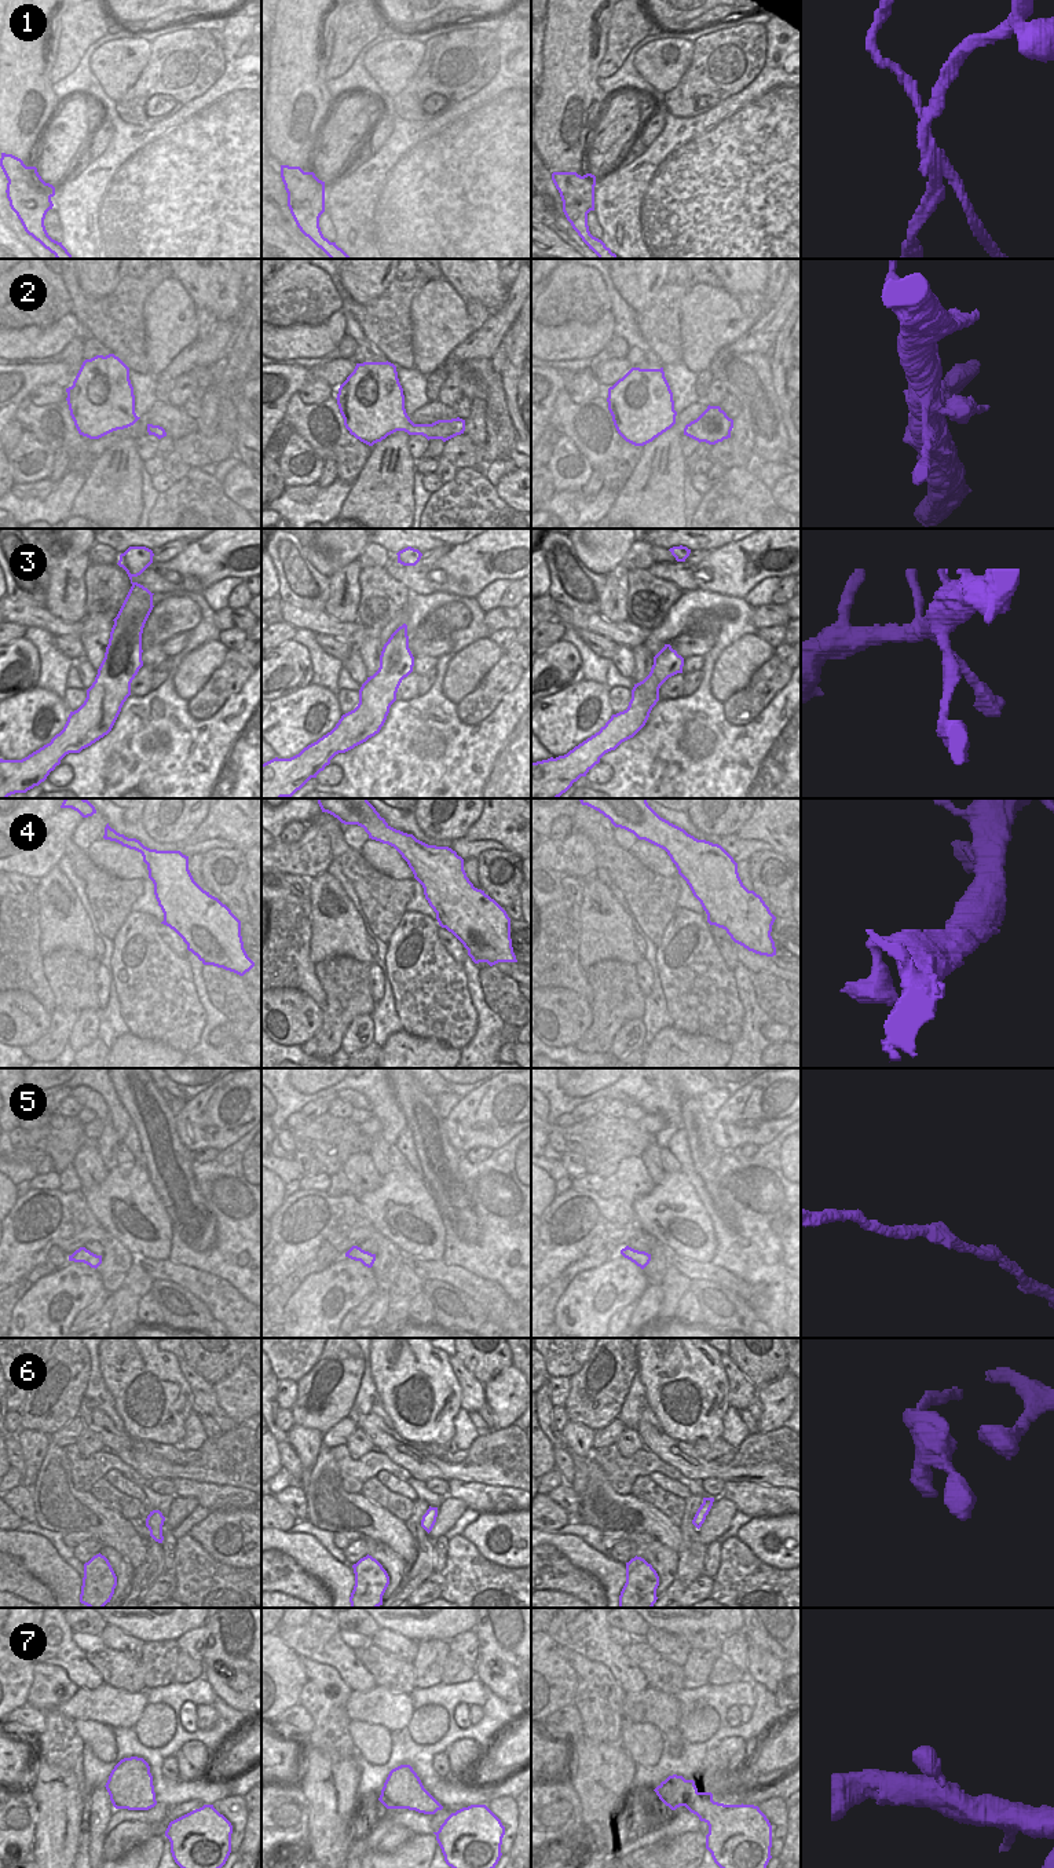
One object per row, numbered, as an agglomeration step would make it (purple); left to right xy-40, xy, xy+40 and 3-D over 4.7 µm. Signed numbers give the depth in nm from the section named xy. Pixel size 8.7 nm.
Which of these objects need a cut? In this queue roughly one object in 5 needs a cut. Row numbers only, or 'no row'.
1

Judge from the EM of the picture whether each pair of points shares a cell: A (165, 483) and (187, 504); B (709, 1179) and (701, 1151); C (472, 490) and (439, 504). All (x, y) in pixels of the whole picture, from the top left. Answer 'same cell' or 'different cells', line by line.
A: different cells
B: same cell
C: same cell

